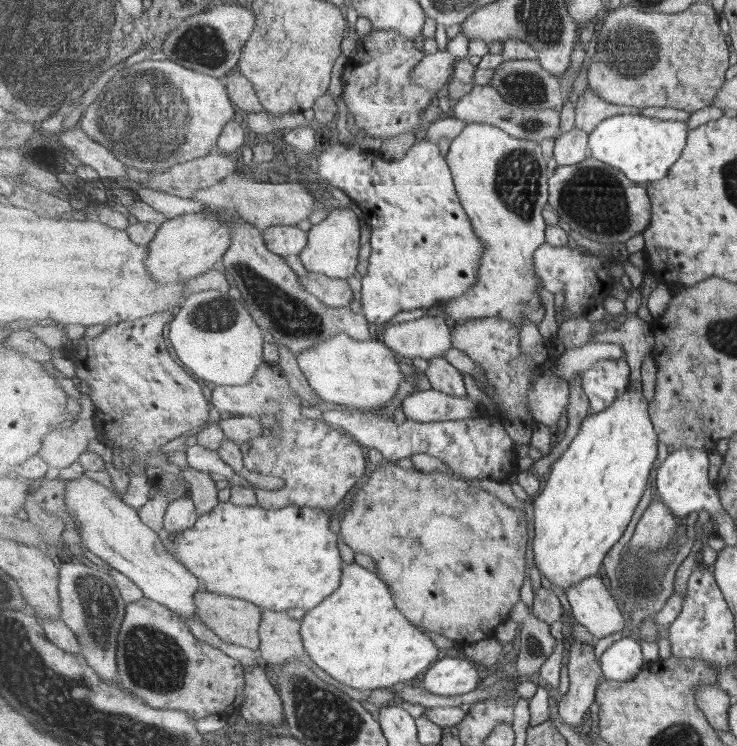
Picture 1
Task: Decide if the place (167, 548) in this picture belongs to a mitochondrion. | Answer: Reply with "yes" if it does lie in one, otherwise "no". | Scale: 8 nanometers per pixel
no

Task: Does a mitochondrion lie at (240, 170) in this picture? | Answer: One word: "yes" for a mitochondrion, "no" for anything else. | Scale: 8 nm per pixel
no

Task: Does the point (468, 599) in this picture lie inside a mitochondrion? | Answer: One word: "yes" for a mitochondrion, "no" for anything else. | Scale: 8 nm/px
no

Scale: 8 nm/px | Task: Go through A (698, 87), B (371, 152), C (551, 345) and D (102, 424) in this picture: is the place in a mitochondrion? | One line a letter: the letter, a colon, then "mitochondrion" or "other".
A: other
B: other
C: other
D: other

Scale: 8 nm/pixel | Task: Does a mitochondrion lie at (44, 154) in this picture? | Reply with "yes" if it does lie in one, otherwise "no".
no

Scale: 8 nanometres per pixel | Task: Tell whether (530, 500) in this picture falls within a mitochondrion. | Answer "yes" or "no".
no

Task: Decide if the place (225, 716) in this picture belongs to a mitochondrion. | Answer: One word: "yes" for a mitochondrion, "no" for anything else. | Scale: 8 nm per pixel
no

